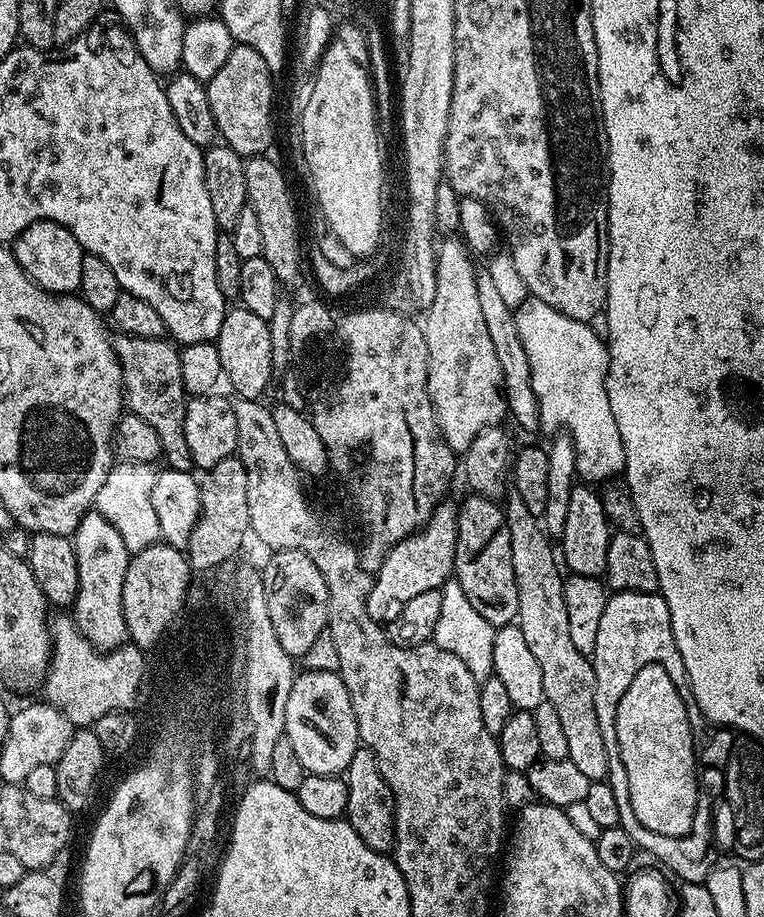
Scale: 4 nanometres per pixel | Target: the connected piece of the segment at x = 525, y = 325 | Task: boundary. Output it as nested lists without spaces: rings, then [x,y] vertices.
[[[528,296],[519,305],[515,305],[518,338],[526,349],[526,359],[530,361],[530,382],[534,386],[534,398],[538,398],[540,411],[540,432],[556,434],[563,430],[574,442],[576,451],[576,475],[581,481],[608,482],[619,477],[624,471],[626,450],[622,446],[622,434],[618,434],[618,422],[614,422],[614,413],[610,411],[610,402],[606,398],[606,378],[608,377],[608,350],[603,339],[596,337],[591,323],[566,318],[558,314],[554,306],[546,306],[538,298]]]

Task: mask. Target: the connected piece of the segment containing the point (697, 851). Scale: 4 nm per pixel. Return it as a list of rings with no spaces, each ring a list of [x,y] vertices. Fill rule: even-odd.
[[[612,592],[606,602],[606,610],[602,610],[602,622],[598,626],[598,642],[594,642],[591,654],[596,679],[596,709],[598,710],[598,726],[602,726],[602,738],[606,738],[606,754],[608,755],[607,781],[614,790],[614,798],[618,798],[618,814],[620,827],[630,834],[637,849],[654,854],[671,871],[672,875],[689,884],[701,883],[714,866],[714,859],[708,853],[708,843],[714,838],[713,833],[692,832],[688,840],[668,840],[652,836],[636,824],[635,816],[628,809],[628,788],[625,783],[624,768],[617,760],[616,737],[612,729],[612,713],[617,697],[624,691],[628,681],[636,672],[648,663],[660,664],[670,674],[674,683],[687,685],[688,675],[682,666],[682,654],[678,654],[678,646],[674,642],[674,630],[670,626],[670,610],[663,596],[656,592]]]

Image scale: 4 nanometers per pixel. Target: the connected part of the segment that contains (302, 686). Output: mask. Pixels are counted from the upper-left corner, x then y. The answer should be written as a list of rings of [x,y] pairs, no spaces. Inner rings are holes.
[[[304,670],[290,686],[290,699],[286,701],[286,726],[288,736],[305,773],[313,776],[339,776],[347,773],[350,758],[361,747],[358,722],[354,718],[354,706],[339,672]]]

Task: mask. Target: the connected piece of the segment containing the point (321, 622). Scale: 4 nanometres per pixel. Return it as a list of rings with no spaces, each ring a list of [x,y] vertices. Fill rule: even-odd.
[[[281,548],[273,551],[272,556],[262,564],[262,575],[266,586],[266,606],[274,621],[274,634],[282,642],[282,650],[293,658],[303,658],[310,645],[328,627],[328,591],[322,570],[302,554],[302,550]]]

